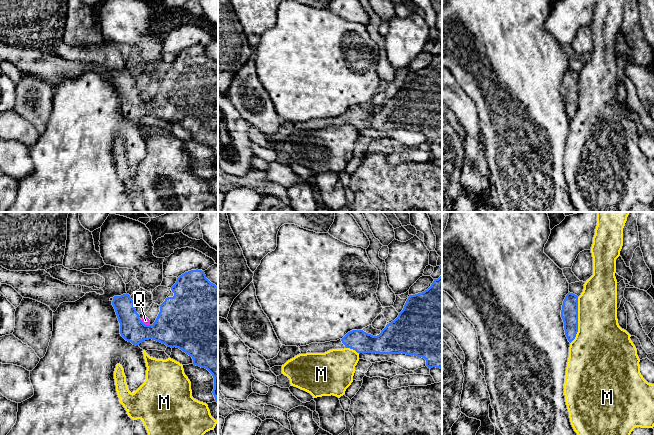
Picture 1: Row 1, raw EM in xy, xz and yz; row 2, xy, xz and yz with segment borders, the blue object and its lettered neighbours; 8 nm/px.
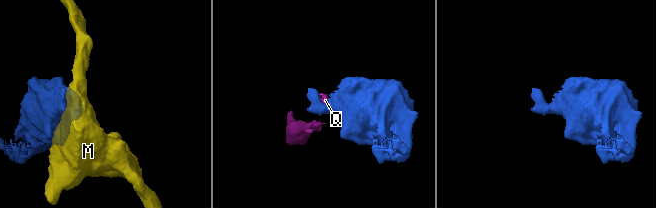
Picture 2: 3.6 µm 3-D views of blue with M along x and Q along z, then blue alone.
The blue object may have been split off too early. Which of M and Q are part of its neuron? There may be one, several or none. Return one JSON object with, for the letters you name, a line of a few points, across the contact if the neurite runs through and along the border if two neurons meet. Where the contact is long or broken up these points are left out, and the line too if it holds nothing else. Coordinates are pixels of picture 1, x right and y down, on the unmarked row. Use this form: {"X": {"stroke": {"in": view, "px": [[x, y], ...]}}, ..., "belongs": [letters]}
{"belongs": []}

